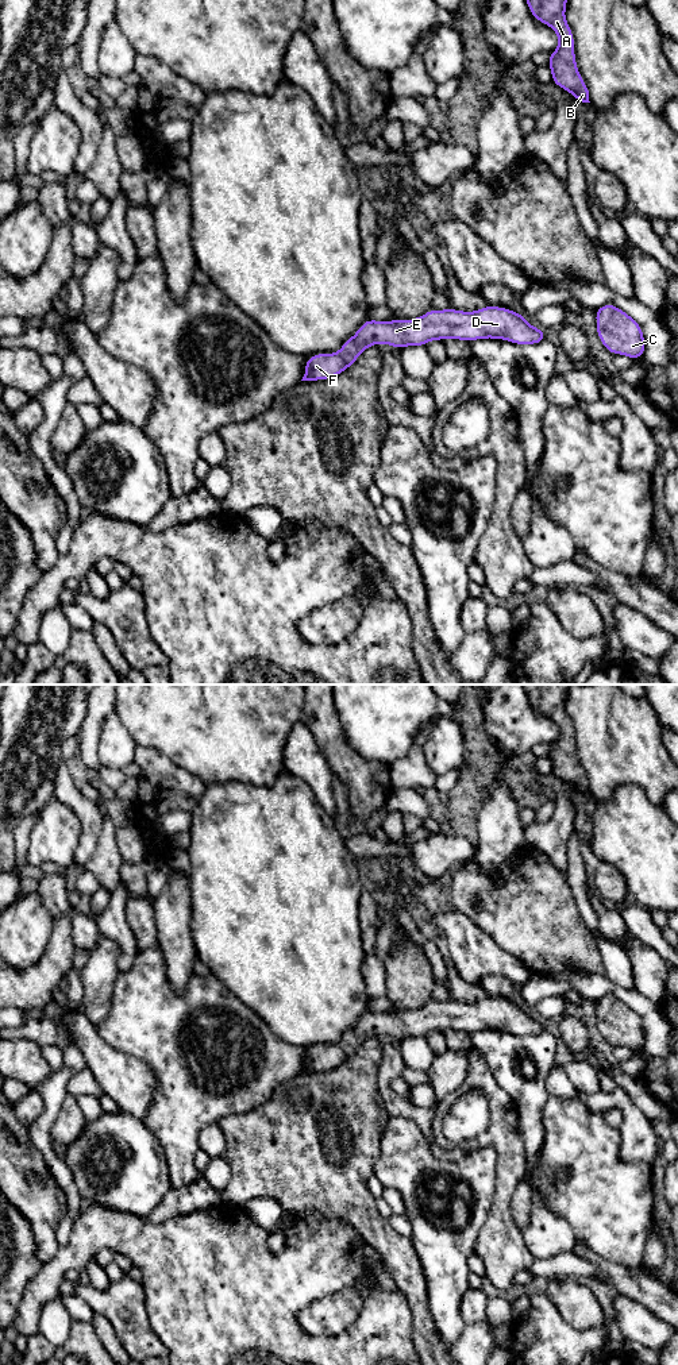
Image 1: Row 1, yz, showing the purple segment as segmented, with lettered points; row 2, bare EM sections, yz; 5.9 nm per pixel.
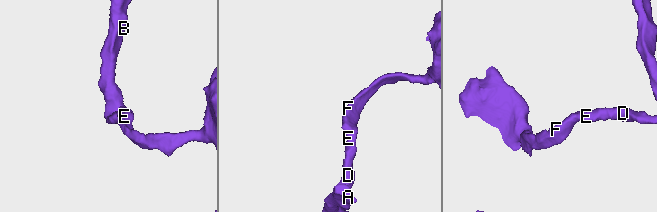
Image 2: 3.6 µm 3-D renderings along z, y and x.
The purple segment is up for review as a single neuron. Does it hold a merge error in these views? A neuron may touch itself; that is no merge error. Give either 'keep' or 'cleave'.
keep

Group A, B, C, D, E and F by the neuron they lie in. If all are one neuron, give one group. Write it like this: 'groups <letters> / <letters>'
groups A B C D E F

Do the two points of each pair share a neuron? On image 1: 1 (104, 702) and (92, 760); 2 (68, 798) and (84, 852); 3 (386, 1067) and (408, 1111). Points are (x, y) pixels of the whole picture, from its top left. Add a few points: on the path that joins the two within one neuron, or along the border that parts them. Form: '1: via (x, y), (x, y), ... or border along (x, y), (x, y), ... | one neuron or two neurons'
1: via (95, 717), (91, 728), (91, 745) | one neuron
2: via (81, 810), (88, 817), (88, 839) | one neuron
3: via (386, 1079), (386, 1092), (396, 1102) | one neuron

